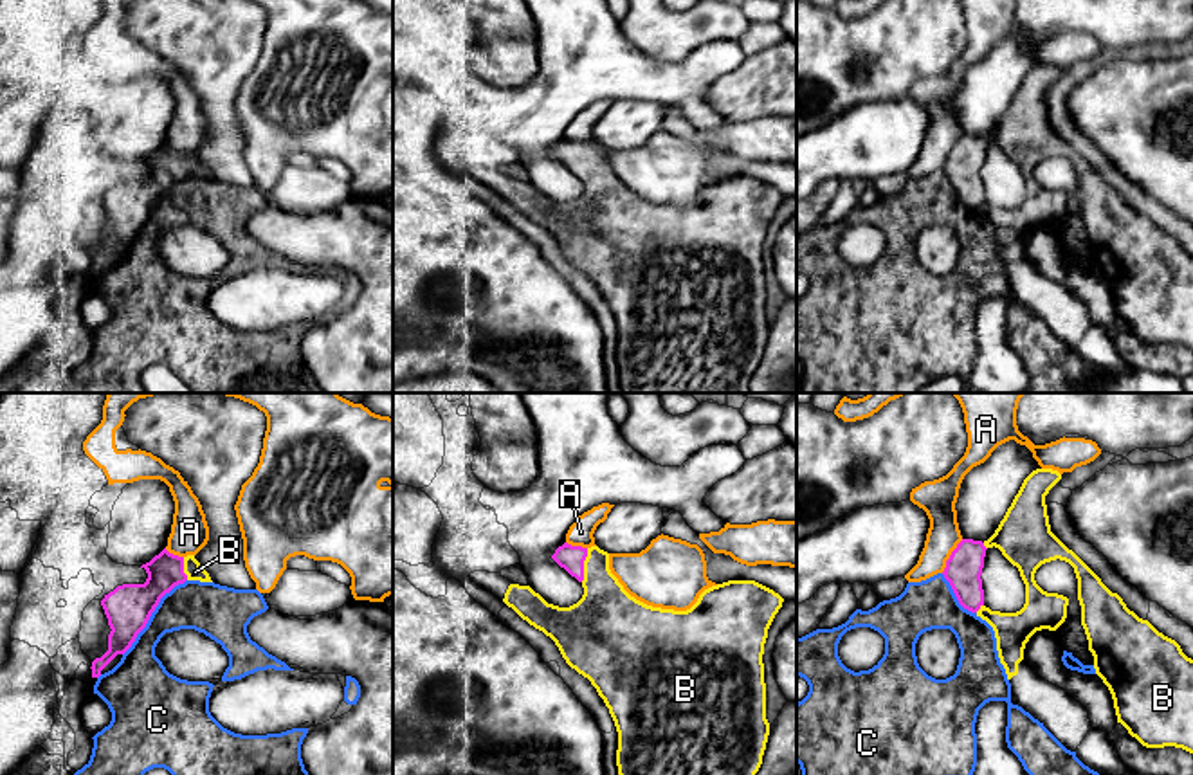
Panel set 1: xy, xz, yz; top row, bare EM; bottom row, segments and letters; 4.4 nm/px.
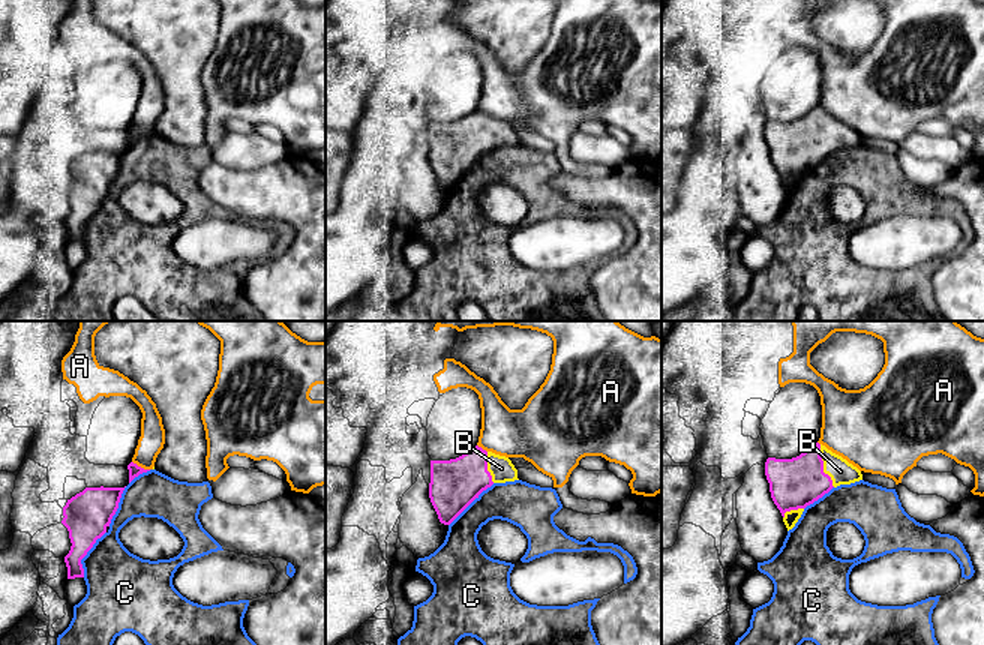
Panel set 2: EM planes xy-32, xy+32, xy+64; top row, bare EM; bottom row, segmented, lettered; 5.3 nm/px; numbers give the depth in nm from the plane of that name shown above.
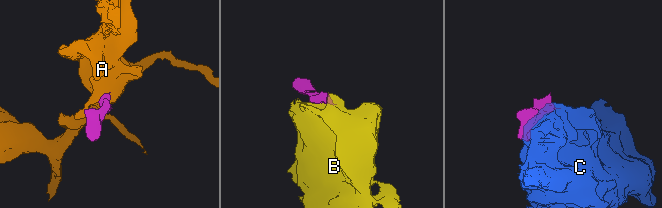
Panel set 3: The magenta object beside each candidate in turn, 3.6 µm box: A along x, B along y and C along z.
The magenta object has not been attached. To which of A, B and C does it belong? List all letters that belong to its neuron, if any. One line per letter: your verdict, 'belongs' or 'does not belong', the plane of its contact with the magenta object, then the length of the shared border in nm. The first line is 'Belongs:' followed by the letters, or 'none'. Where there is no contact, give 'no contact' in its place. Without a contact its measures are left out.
Belongs: B
A: does not belong; meets magenta in yz; contact 180 nm long
B: belongs; meets magenta in xz; contact 160 nm long
C: does not belong; meets magenta in xy; contact 440 nm long

